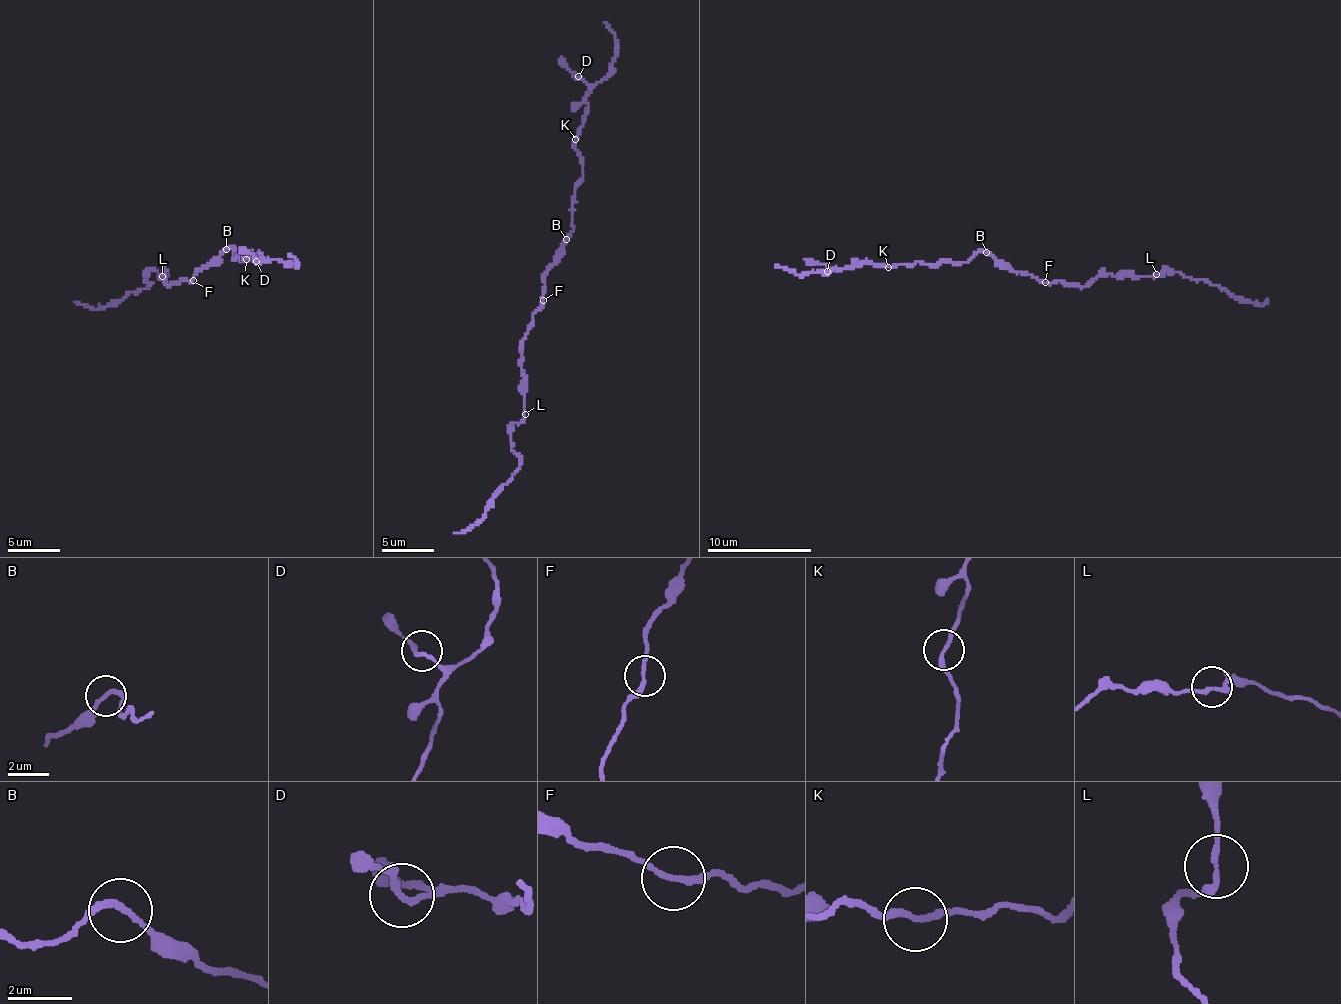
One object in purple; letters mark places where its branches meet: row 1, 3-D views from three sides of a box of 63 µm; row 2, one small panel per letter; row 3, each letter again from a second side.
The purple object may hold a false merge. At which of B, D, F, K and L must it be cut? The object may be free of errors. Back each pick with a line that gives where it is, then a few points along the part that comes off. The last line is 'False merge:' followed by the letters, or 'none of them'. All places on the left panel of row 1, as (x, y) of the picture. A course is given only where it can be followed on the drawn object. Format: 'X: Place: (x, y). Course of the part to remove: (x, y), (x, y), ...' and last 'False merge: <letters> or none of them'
False merge: none of them

